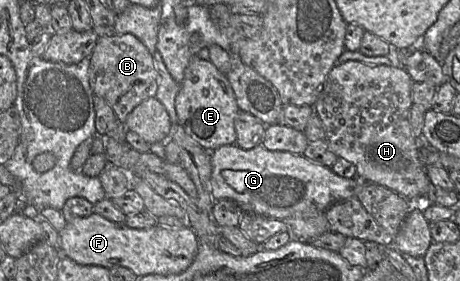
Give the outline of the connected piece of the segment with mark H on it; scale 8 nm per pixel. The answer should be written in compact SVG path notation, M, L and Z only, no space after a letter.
M347 61L331 69L313 108L323 124L330 151L356 167L356 178L361 182L386 187L410 201L413 206L424 206L433 203L433 187L420 157L420 142L413 136L409 122L413 105L412 84L408 72L400 65L369 66L358 61Z

